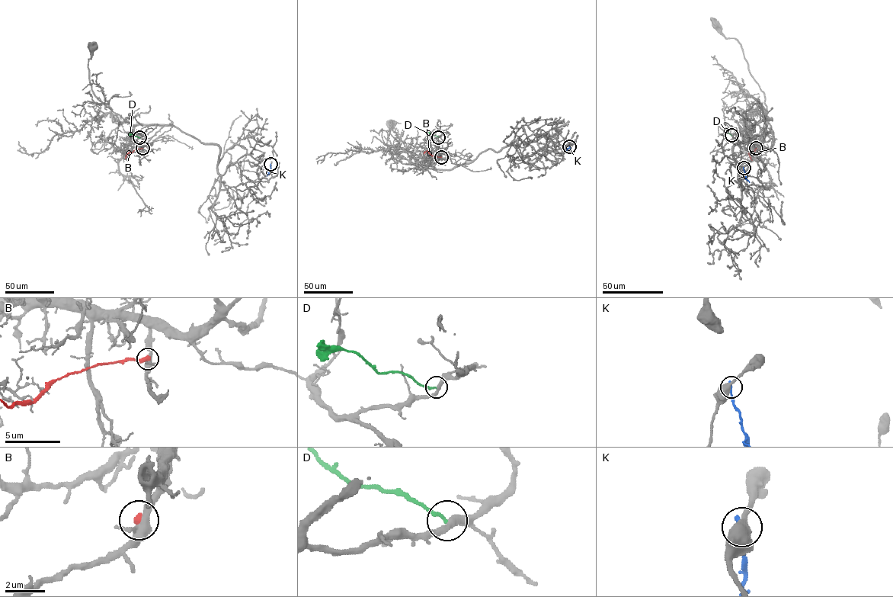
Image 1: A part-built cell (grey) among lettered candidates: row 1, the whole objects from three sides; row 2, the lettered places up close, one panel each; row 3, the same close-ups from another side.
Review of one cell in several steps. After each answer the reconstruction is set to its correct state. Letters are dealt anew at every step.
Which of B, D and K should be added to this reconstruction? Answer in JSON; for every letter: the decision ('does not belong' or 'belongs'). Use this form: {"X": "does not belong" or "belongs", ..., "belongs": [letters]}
{"B": "does not belong", "D": "does not belong", "K": "does not belong", "belongs": []}

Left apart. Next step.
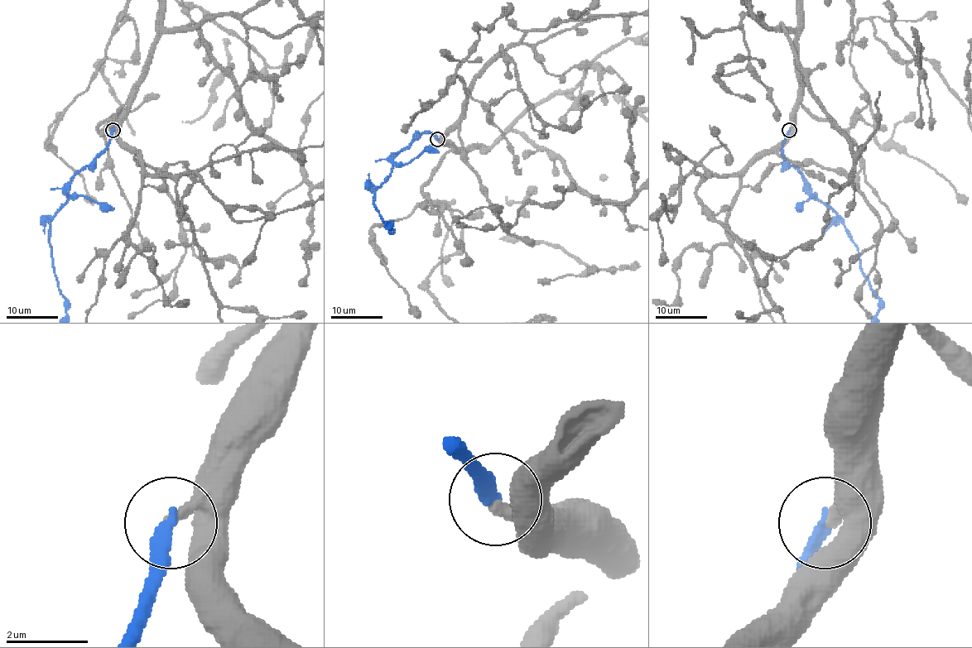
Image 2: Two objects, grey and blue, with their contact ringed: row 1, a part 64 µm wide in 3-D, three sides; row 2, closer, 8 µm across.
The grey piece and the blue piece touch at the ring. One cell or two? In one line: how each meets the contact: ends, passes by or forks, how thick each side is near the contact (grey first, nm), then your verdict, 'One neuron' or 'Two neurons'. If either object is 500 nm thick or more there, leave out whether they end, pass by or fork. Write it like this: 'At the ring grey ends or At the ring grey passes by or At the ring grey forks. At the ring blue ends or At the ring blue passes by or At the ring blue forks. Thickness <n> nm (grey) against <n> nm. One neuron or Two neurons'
At the ring grey ends. At the ring blue ends. Thickness 300 nm (grey) against 320 nm. One neuron

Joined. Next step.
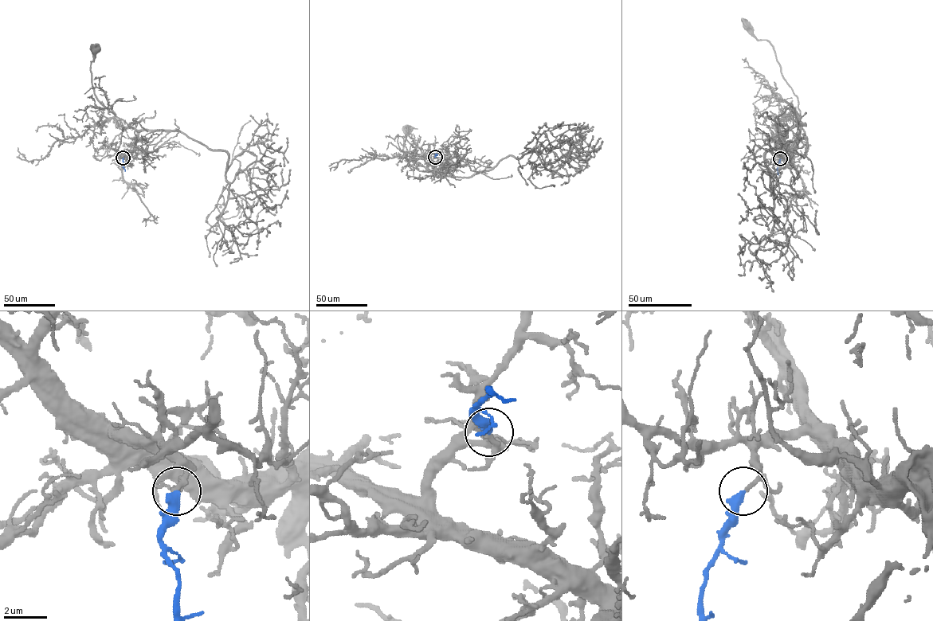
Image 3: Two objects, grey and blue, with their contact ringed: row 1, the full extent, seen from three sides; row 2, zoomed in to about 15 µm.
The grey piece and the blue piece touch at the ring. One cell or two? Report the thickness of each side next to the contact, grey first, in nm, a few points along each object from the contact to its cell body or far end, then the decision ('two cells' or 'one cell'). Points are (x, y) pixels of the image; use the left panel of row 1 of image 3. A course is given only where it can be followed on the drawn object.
calibres 140 and 440 nm; course grey (123, 158), (120, 155), (128, 158), (133, 150), (137, 131), (110, 112), (95, 94), (91, 67), (96, 49); course blue (123, 158), (124, 171); one cell

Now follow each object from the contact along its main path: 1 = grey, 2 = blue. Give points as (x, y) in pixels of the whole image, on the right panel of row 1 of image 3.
1: (781, 158), (789, 158), (795, 148), (801, 126), (797, 97), (781, 72), (774, 47), (758, 40), (745, 25)
2: (780, 158), (778, 175)

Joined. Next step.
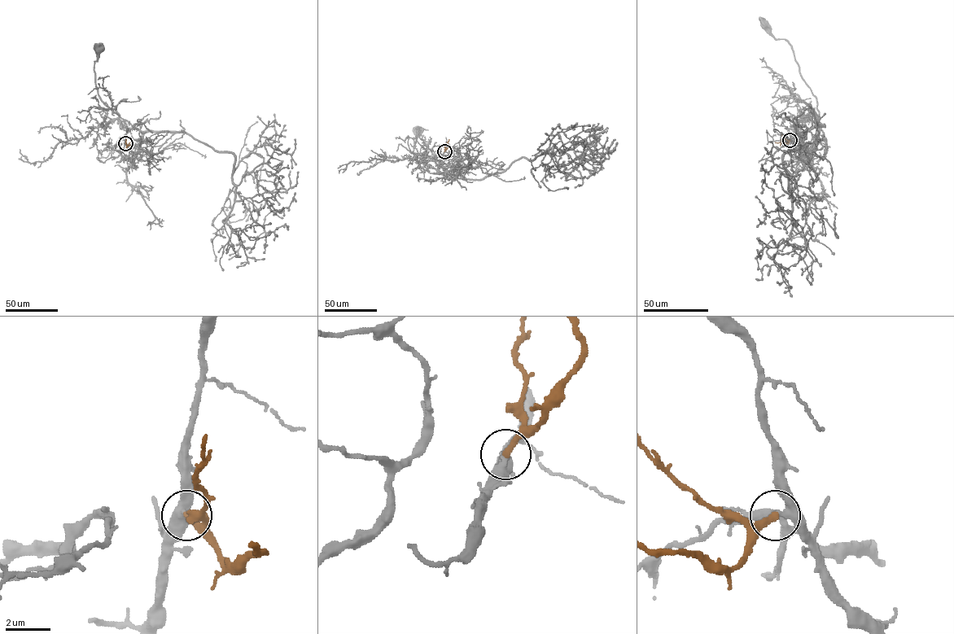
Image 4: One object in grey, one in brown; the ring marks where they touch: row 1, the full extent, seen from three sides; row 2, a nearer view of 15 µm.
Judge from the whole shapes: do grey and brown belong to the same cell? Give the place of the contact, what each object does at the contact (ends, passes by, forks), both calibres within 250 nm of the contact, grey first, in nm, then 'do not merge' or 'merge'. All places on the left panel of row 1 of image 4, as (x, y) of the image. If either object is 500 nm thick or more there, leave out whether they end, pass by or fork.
place (125, 143); grey passes by; brown ends; calibres 360 and 300 nm; merge

